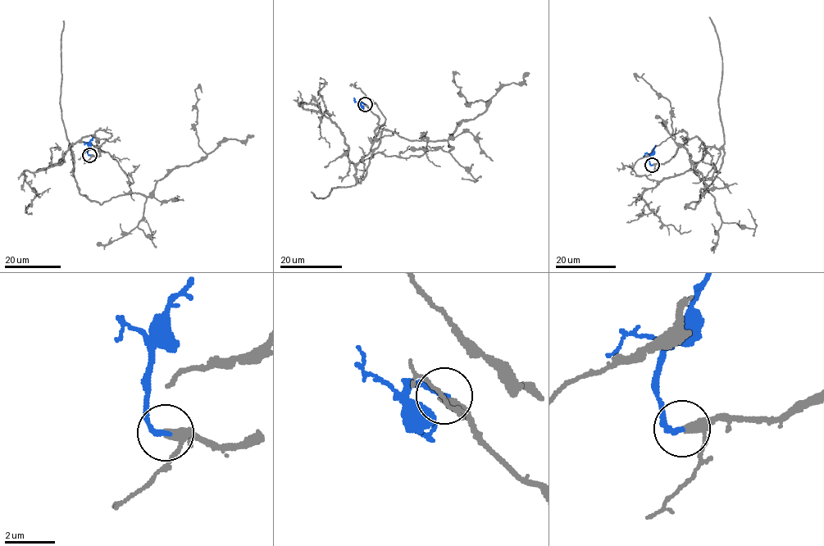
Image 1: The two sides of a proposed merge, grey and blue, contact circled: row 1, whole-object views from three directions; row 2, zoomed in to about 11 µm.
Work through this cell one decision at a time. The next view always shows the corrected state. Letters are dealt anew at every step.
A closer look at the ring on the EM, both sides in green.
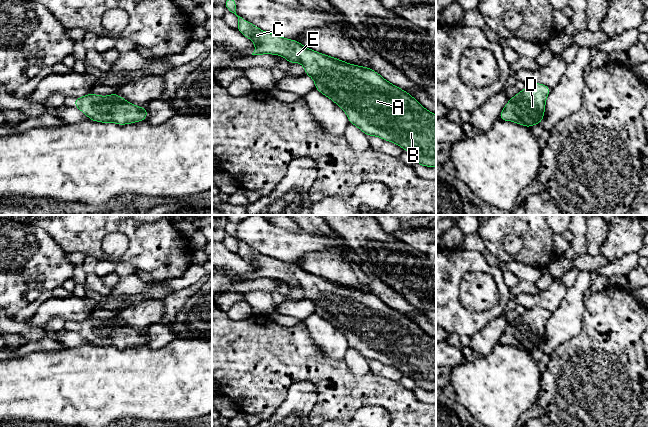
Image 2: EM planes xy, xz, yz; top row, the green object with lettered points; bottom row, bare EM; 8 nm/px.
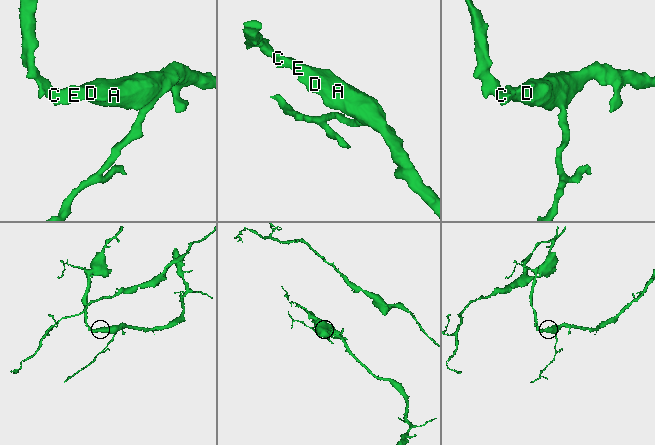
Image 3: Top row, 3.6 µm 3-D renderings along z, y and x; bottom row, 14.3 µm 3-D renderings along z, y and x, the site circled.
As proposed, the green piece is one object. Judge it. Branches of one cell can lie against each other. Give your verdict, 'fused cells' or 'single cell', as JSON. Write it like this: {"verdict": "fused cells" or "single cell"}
{"verdict": "single cell"}

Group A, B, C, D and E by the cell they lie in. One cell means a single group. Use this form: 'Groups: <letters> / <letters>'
Groups: A B C D E

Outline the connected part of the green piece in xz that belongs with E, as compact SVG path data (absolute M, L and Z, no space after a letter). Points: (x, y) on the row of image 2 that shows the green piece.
M225 0L224 6L238 17L237 30L255 43L252 55L279 55L289 64L302 64L305 75L314 80L315 89L340 106L349 123L367 136L377 136L397 144L410 152L419 166L436 167L436 115L425 109L411 94L388 82L369 67L344 62L309 49L299 41L259 29L236 14L236 2L237 0Z

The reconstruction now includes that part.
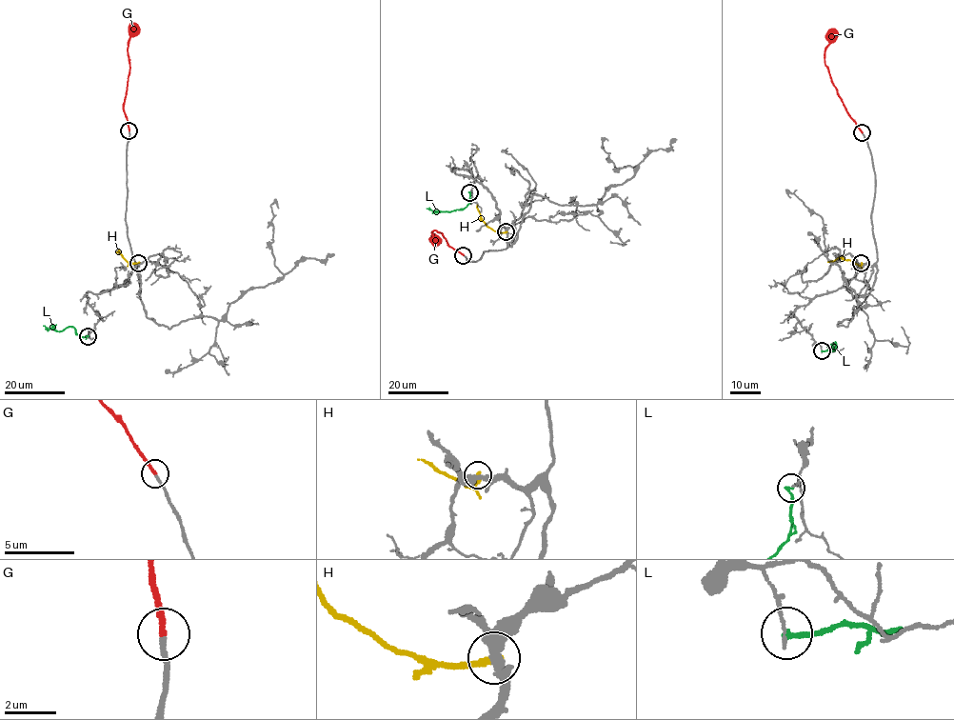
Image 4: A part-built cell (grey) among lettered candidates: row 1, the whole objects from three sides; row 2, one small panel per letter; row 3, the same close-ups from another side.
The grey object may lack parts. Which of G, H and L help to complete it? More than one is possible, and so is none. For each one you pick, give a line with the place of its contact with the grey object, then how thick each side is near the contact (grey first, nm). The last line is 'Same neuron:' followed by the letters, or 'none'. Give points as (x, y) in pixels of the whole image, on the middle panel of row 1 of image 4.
G: meets grey at (463, 255); 200 nm thick on the grey side, 240 nm on the other
Same neuron: G

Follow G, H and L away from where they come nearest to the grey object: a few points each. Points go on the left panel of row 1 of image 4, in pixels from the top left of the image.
G: (129, 130), (123, 109), (129, 69), (128, 40), (136, 31), (136, 24)
H: (138, 262), (128, 263), (119, 250), (118, 252)
L: (88, 336), (83, 337), (69, 326), (56, 331), (43, 326)

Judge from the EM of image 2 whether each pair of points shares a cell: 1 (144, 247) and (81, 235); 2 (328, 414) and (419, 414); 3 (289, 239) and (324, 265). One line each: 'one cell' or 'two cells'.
1: one cell
2: one cell
3: two cells

